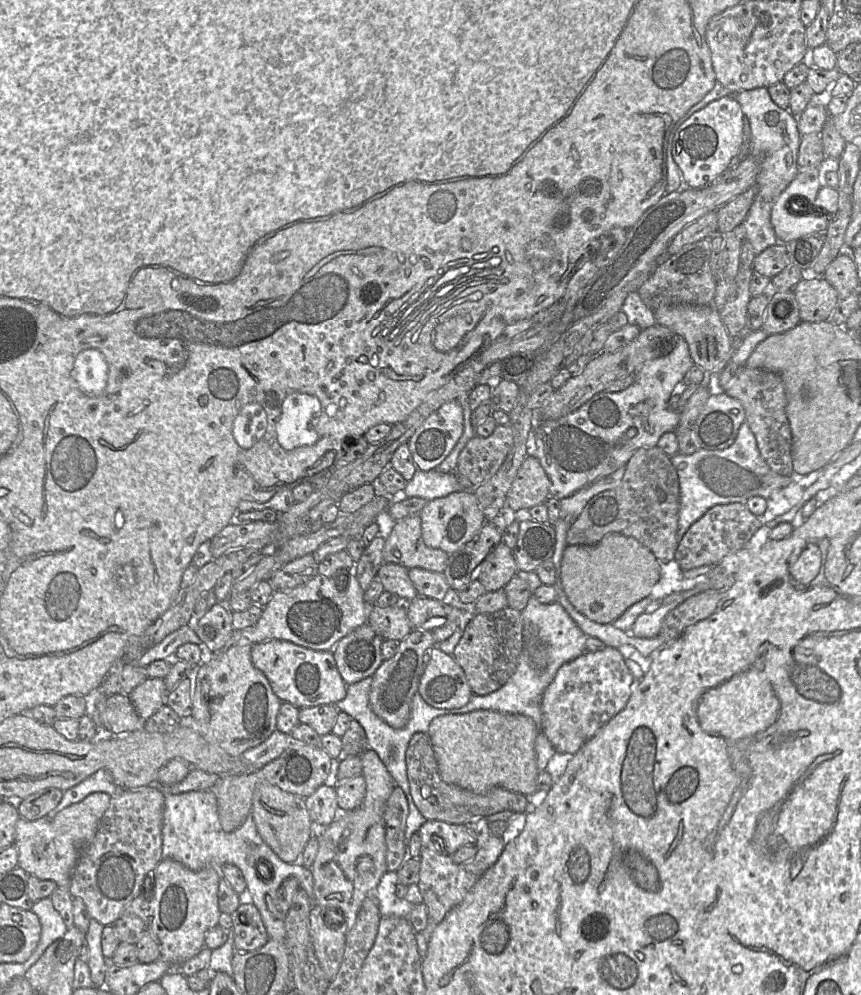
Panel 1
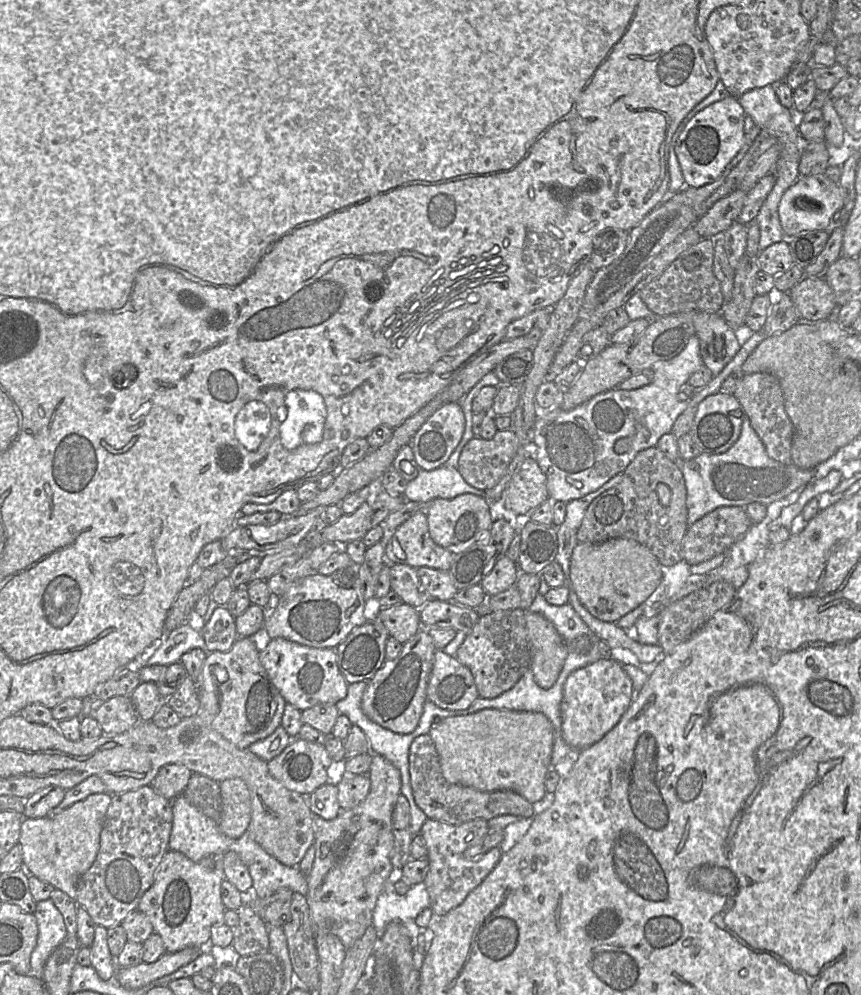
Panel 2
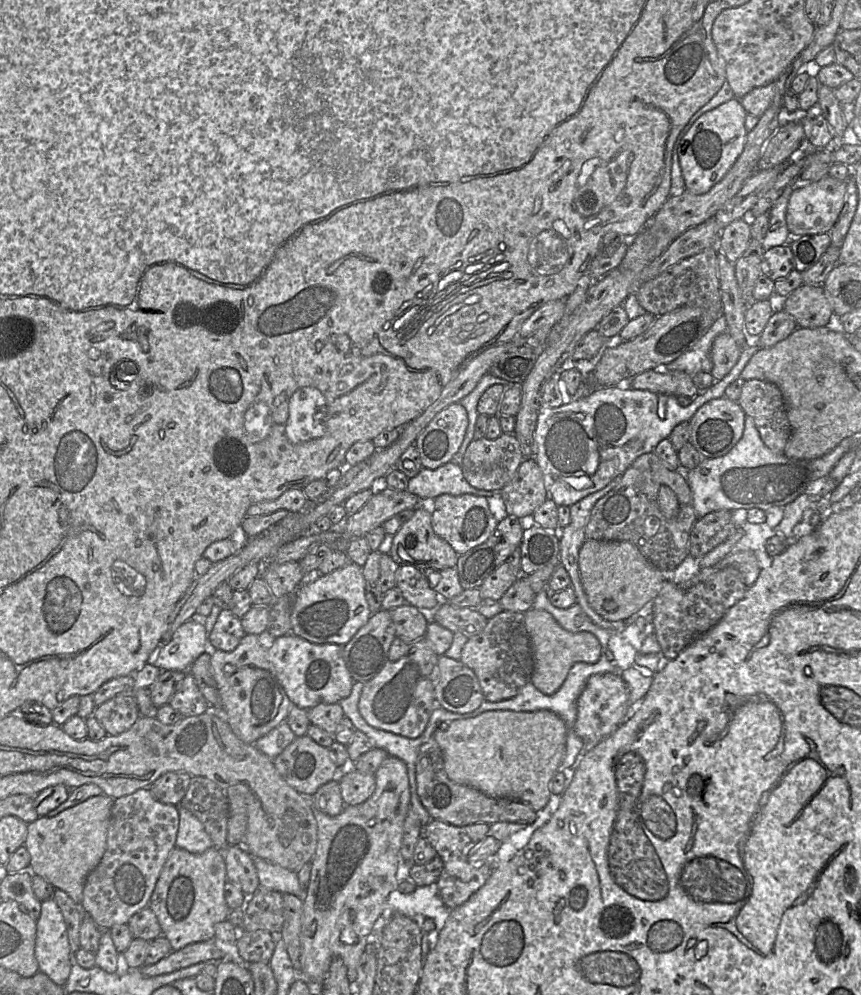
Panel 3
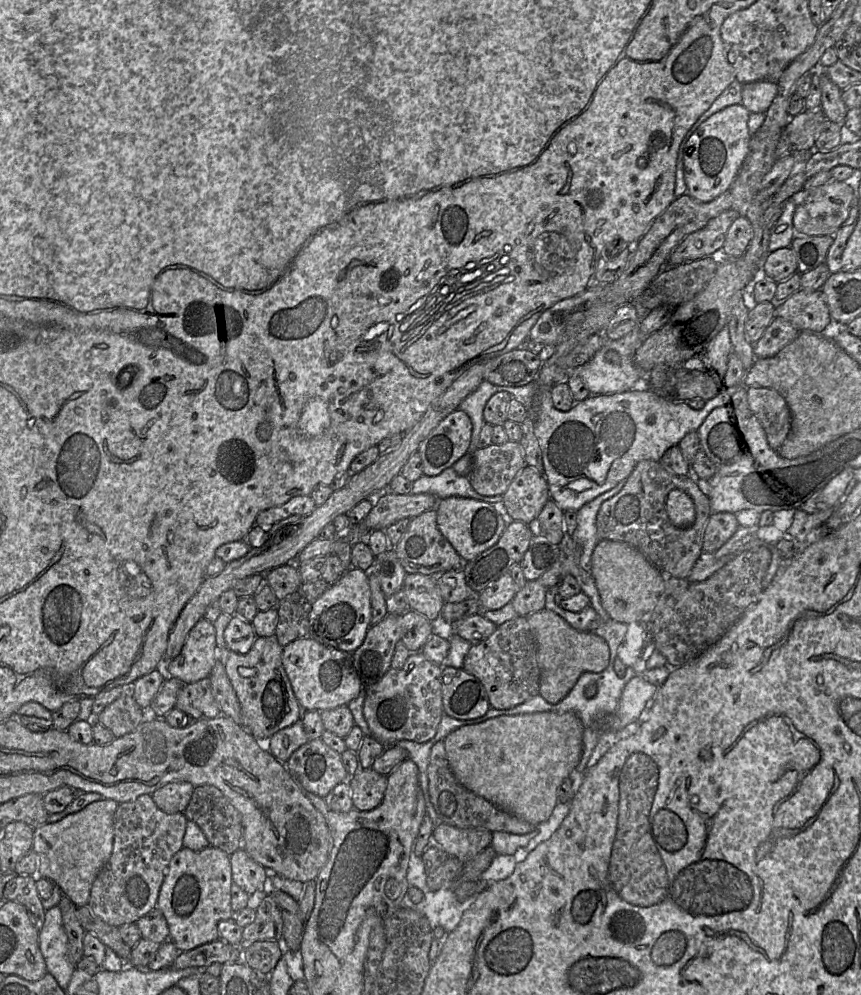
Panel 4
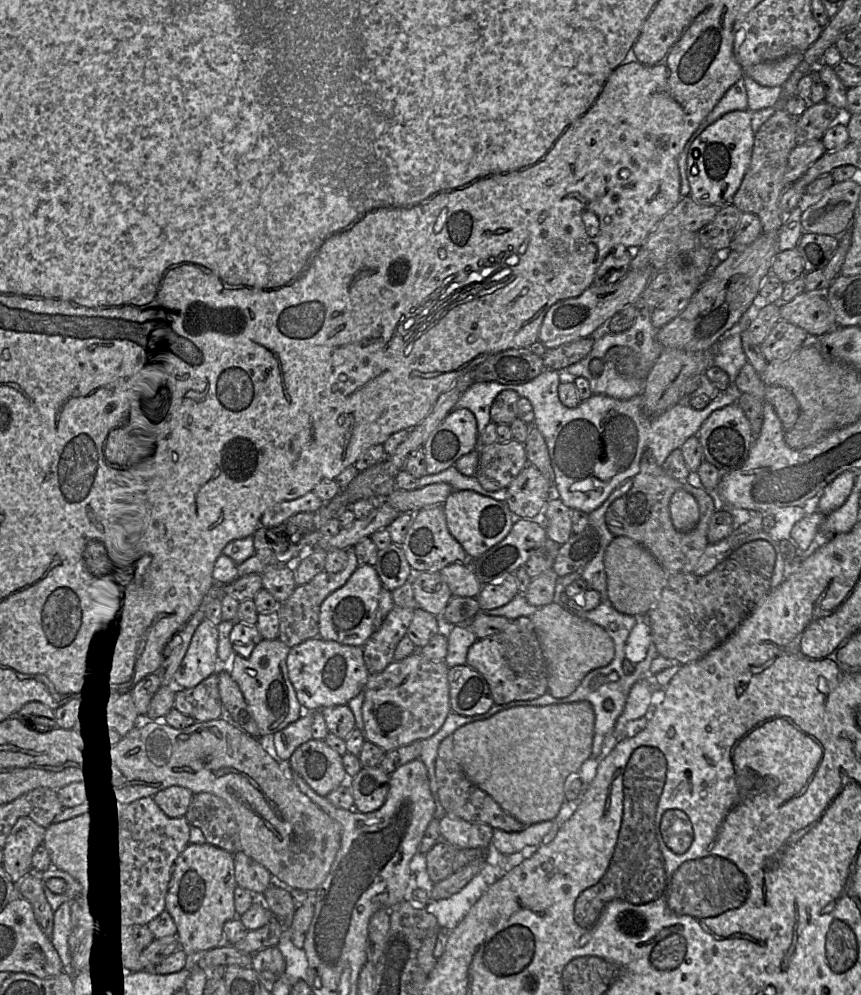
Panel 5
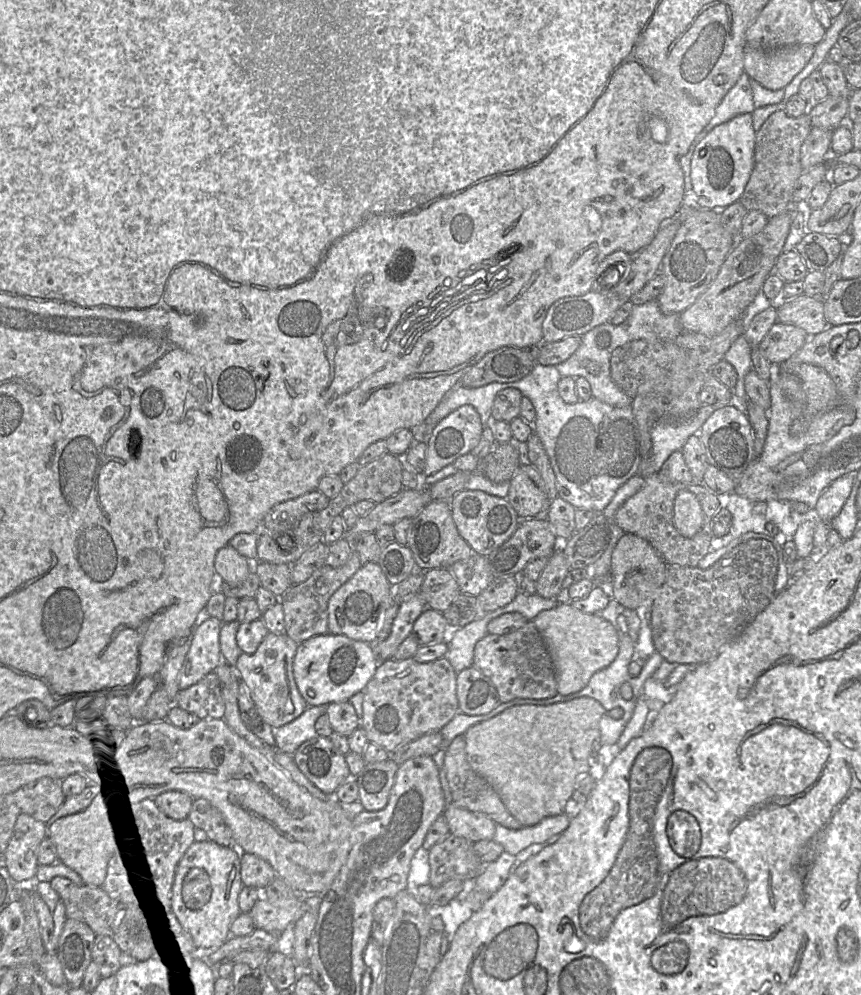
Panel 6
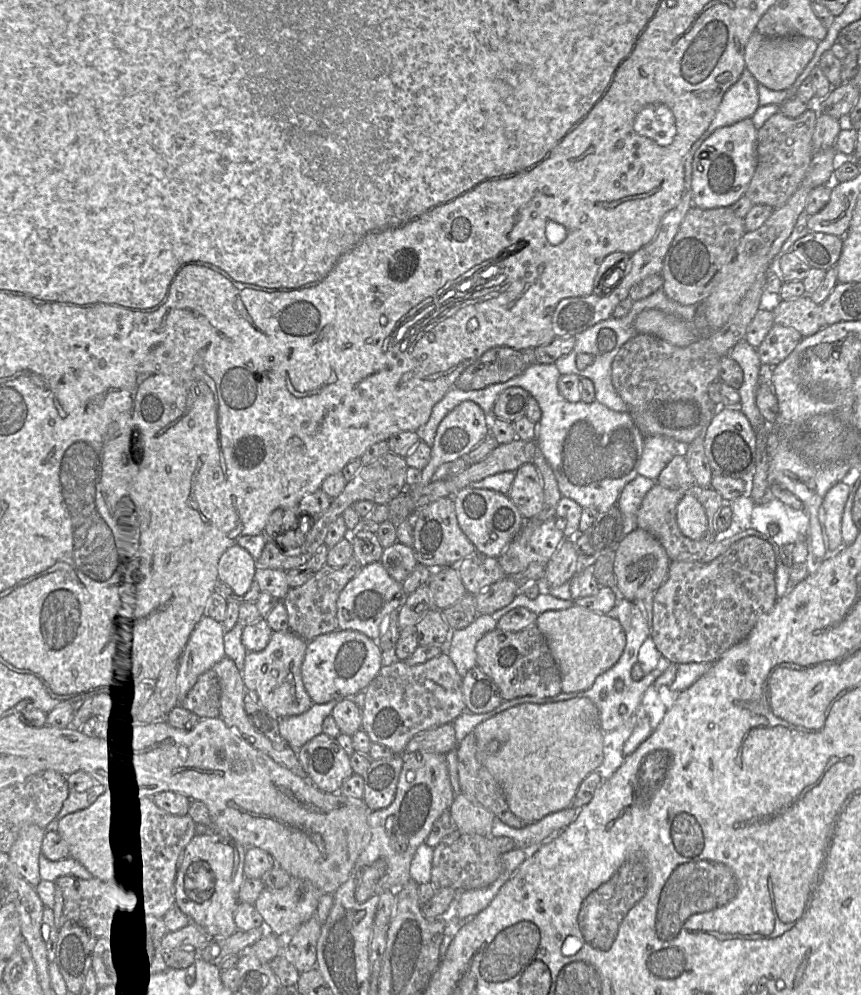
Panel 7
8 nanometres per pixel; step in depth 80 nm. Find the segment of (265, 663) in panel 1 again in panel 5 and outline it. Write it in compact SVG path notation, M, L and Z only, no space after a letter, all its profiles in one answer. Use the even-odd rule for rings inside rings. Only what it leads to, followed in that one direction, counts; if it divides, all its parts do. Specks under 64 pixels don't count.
M318 636L291 647L286 665L297 700L306 712L347 704L364 691L370 676L363 660L362 647L340 644Z

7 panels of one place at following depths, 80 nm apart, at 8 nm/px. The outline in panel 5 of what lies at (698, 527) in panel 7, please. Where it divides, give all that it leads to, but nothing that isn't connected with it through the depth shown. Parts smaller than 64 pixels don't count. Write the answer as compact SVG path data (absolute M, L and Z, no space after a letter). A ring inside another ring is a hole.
M678 490L670 501L670 515L673 526L678 532L690 532L699 522L699 505L690 493Z

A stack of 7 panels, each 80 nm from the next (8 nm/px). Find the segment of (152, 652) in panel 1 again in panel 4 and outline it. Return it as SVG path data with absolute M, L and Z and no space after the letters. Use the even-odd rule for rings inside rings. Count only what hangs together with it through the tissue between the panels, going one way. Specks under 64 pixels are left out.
M201 618L188 633L179 655L168 662L163 659L162 670L166 677L190 684L209 677L217 660L214 626Z

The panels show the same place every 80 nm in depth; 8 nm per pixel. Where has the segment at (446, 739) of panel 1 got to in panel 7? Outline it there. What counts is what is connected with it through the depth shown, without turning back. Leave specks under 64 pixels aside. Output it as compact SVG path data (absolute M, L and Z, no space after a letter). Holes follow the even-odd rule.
M586 697L511 707L478 724L472 731L476 738L477 758L500 784L510 810L526 824L532 824L554 812L571 807L581 782L601 766L603 731L597 706ZM490 741L499 742L495 753L487 751Z

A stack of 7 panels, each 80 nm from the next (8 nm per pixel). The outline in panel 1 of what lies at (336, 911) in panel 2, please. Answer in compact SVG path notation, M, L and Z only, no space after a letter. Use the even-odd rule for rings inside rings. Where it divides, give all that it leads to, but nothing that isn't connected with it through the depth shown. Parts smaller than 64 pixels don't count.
M368 748L360 754L362 761L362 776L366 782L366 794L361 805L351 811L341 812L338 817L325 828L316 828L319 847L311 866L313 876L314 898L312 903L322 909L338 908L342 911L344 922L339 927L345 935L354 926L362 902L368 896L374 895L381 877L387 871L384 809L396 783L381 761L377 753Z

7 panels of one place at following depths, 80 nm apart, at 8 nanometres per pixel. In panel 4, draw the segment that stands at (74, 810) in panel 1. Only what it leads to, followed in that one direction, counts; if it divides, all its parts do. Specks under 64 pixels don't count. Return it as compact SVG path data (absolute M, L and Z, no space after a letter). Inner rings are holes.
M110 799L95 801L60 821L34 829L32 851L38 856L36 877L53 881L77 907L88 905L93 882L111 857L118 805Z

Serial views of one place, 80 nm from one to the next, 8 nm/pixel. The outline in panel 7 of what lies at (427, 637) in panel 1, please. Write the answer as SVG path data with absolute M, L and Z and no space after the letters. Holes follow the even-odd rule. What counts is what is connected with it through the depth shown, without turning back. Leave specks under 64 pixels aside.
M446 652L416 665L408 665L391 655L364 690L361 729L372 743L404 754L408 742L416 735L437 726L452 723L465 710L462 677Z

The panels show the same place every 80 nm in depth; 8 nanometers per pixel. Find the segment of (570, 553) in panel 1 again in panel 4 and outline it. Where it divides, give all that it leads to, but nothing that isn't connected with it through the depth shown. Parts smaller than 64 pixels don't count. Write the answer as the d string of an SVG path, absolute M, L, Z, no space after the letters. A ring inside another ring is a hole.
M602 540L591 557L591 570L601 604L610 619L630 624L647 621L666 585L666 576L639 550L627 543Z

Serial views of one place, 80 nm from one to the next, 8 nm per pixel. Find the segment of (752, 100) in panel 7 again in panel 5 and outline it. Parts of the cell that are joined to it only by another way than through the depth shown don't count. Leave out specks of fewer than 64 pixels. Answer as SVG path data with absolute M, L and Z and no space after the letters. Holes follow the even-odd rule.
M744 74L735 84L733 84L722 96L719 102L715 105L713 110L700 123L699 127L692 134L695 139L707 126L715 122L724 114L735 110L747 110L748 100L744 83Z

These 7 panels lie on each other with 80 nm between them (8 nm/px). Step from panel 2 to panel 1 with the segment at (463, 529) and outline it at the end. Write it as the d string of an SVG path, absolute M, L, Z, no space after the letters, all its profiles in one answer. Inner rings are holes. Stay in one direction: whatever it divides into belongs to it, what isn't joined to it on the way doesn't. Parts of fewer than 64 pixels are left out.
M472 491L454 492L445 497L428 501L419 515L424 543L431 548L441 549L448 554L459 550L476 538L487 522Z

